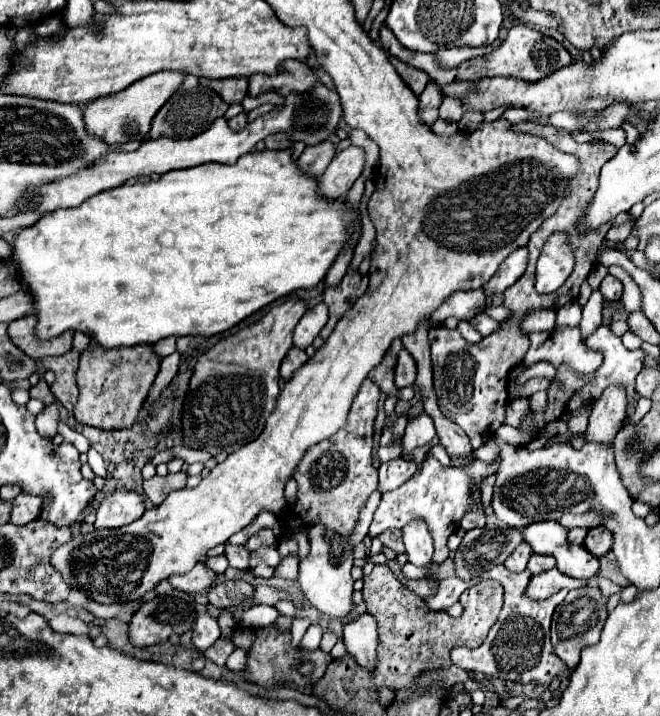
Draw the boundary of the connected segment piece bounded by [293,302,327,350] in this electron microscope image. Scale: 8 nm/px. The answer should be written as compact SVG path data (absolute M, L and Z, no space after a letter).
M317 304L315 308L307 310L307 314L301 318L301 322L297 324L295 332L293 332L293 344L301 350L305 350L307 346L313 344L315 336L323 330L323 326L327 324L327 308L325 304Z

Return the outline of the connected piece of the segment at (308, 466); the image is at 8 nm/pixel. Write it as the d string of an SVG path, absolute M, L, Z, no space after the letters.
M369 378L361 384L357 396L353 398L347 424L335 436L311 446L299 466L293 472L297 482L297 496L293 506L287 504L279 521L284 530L299 530L313 524L331 528L343 536L351 534L357 524L359 510L363 508L367 496L377 488L377 468L373 466L373 424L377 416L379 386Z

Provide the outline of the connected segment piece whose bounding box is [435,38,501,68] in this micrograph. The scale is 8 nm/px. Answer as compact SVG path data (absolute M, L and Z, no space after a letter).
M497 38L493 44L489 44L489 46L485 46L485 48L469 48L469 46L461 46L461 48L447 48L447 50L441 50L441 52L435 52L435 56L441 60L441 64L455 68L457 64L461 64L461 62L465 62L465 60L479 58L479 56L485 56L485 54L493 52L499 44L501 44L501 40Z

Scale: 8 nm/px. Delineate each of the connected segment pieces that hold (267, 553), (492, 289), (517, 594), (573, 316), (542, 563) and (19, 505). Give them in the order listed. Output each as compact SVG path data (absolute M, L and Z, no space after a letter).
M278 543L273 546L261 546L257 548L255 552L251 552L251 558L249 558L249 570L253 570L257 566L259 560L265 560L269 566L277 568L279 562L281 562L281 556L279 556L279 550L277 550Z
M517 248L513 254L509 254L503 264L499 266L499 270L495 272L495 276L489 280L489 284L485 284L485 294L501 294L505 292L505 288L513 286L519 276L525 272L527 268L527 248Z
M503 564L491 568L483 574L483 578L497 580L505 590L505 606L501 610L499 622L491 628L485 644L481 648L453 648L451 650L451 662L463 670L481 672L485 676L497 676L501 680L517 680L523 684L535 682L535 684L549 684L555 674L565 680L569 676L565 664L561 664L561 658L553 652L551 638L549 638L549 626L553 612L557 604L561 604L567 596L567 590L557 592L555 596L549 596L545 600L529 600L525 596L525 588L529 582L529 572L511 572Z
M577 300L557 308L557 326L577 326L581 320L581 306Z
M533 554L533 556L529 558L529 566L527 566L527 570L529 570L531 574L541 574L541 572L545 572L545 570L553 568L553 566L555 566L553 556L541 556L541 554Z
M19 494L13 500L13 510L11 510L11 522L17 526L25 526L31 520L39 518L41 514L41 498L33 494Z

